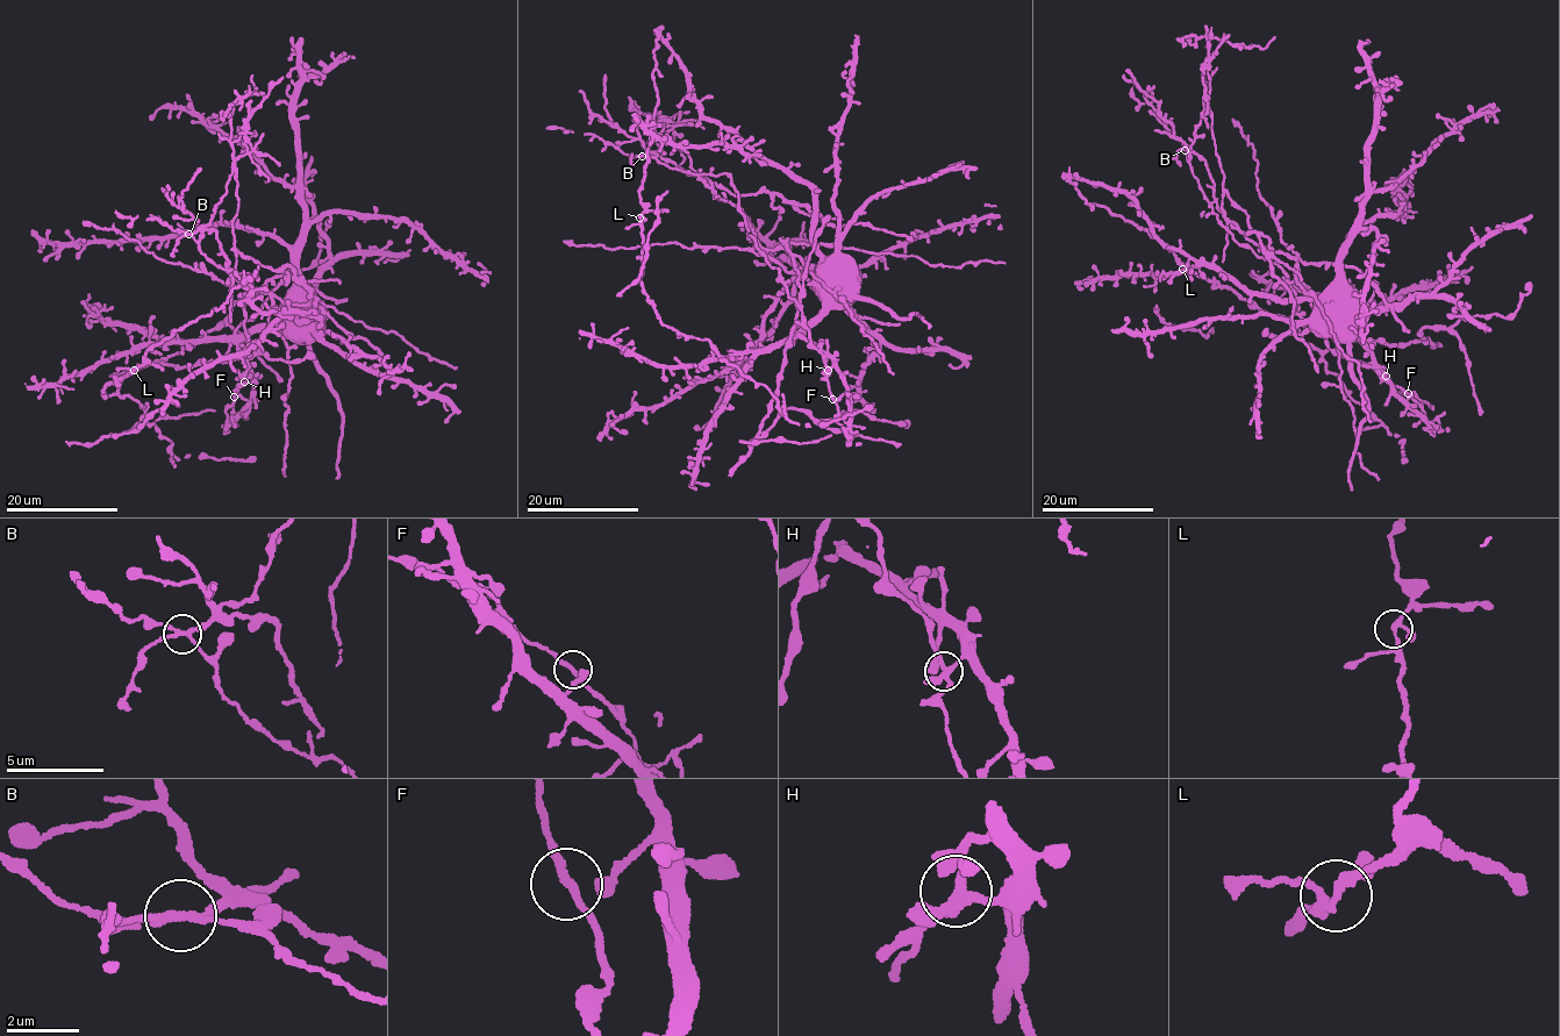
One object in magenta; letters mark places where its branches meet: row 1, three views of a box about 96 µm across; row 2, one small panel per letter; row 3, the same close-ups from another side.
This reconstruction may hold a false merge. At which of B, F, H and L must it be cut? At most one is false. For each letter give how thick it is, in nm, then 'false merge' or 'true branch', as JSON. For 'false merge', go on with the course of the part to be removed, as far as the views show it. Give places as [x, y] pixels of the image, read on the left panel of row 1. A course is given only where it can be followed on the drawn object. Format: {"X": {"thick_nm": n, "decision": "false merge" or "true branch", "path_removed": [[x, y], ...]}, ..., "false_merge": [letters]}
{"B": {"thick_nm": 190, "decision": "false merge", "path_removed": [[190, 235], [213, 229], [229, 276], [273, 306], [257, 352], [180, 368], [156, 362], [312, 268], [329, 219]]}, "F": {"thick_nm": 170, "decision": "true branch"}, "H": {"thick_nm": 280, "decision": "true branch"}, "L": {"thick_nm": 190, "decision": "true branch"}, "false_merge": ["B"]}

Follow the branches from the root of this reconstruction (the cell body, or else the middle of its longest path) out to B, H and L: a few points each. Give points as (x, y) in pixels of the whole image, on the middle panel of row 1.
B: (830, 281), (827, 274), (837, 284), (832, 292), (788, 250), (763, 249), (745, 214), (696, 174), (643, 156)
H: (830, 281), (823, 311), (799, 334), (825, 356), (828, 369)
L: (830, 281), (814, 241), (813, 190), (703, 115), (659, 36), (639, 216)

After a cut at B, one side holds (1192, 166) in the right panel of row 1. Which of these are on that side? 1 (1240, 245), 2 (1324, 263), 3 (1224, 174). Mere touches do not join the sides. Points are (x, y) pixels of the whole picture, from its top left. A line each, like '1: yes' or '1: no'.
1: yes
2: no
3: no

